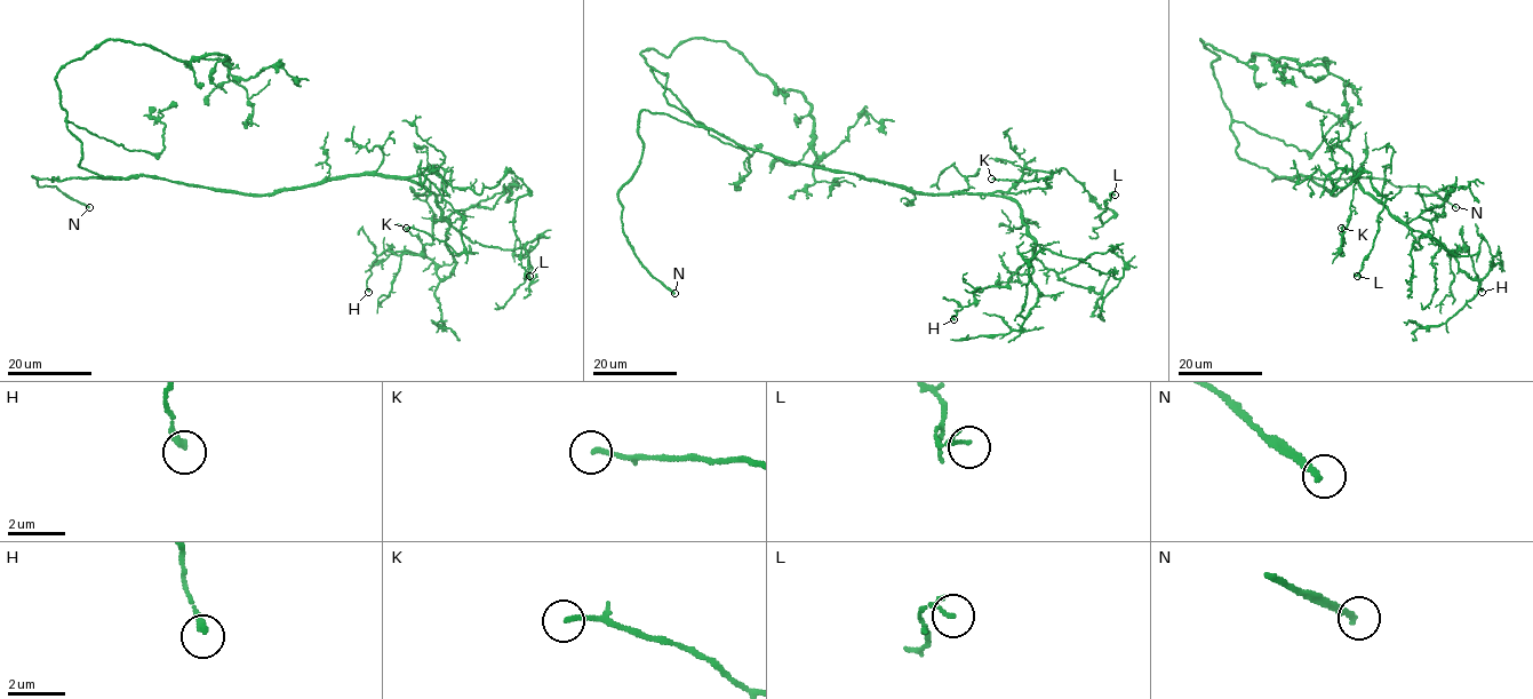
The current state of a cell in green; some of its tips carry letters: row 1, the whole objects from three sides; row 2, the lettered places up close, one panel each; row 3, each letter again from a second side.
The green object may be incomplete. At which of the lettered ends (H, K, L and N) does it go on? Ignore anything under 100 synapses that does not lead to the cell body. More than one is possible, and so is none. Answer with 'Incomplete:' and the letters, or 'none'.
Incomplete: N

